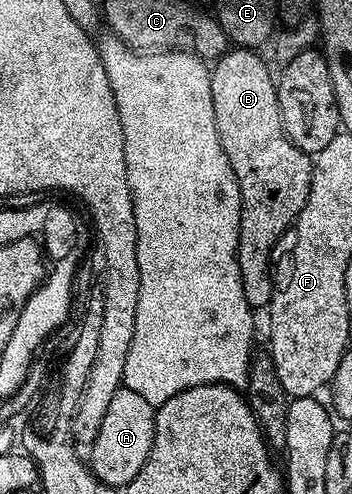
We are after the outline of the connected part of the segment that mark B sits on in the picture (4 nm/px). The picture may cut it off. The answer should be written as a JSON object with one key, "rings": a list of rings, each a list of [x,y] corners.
{"rings":[[[231,47],[221,53],[210,68],[210,85],[212,86],[212,110],[216,114],[216,134],[220,134],[220,146],[228,154],[228,162],[236,174],[240,186],[242,209],[240,210],[240,234],[238,235],[238,265],[240,282],[244,286],[244,298],[248,298],[251,308],[266,310],[274,293],[272,275],[272,257],[274,247],[282,235],[291,231],[297,221],[300,210],[308,198],[314,169],[311,157],[293,144],[286,136],[280,118],[278,105],[278,86],[275,77],[270,77],[270,68],[258,57],[253,48]]]}

